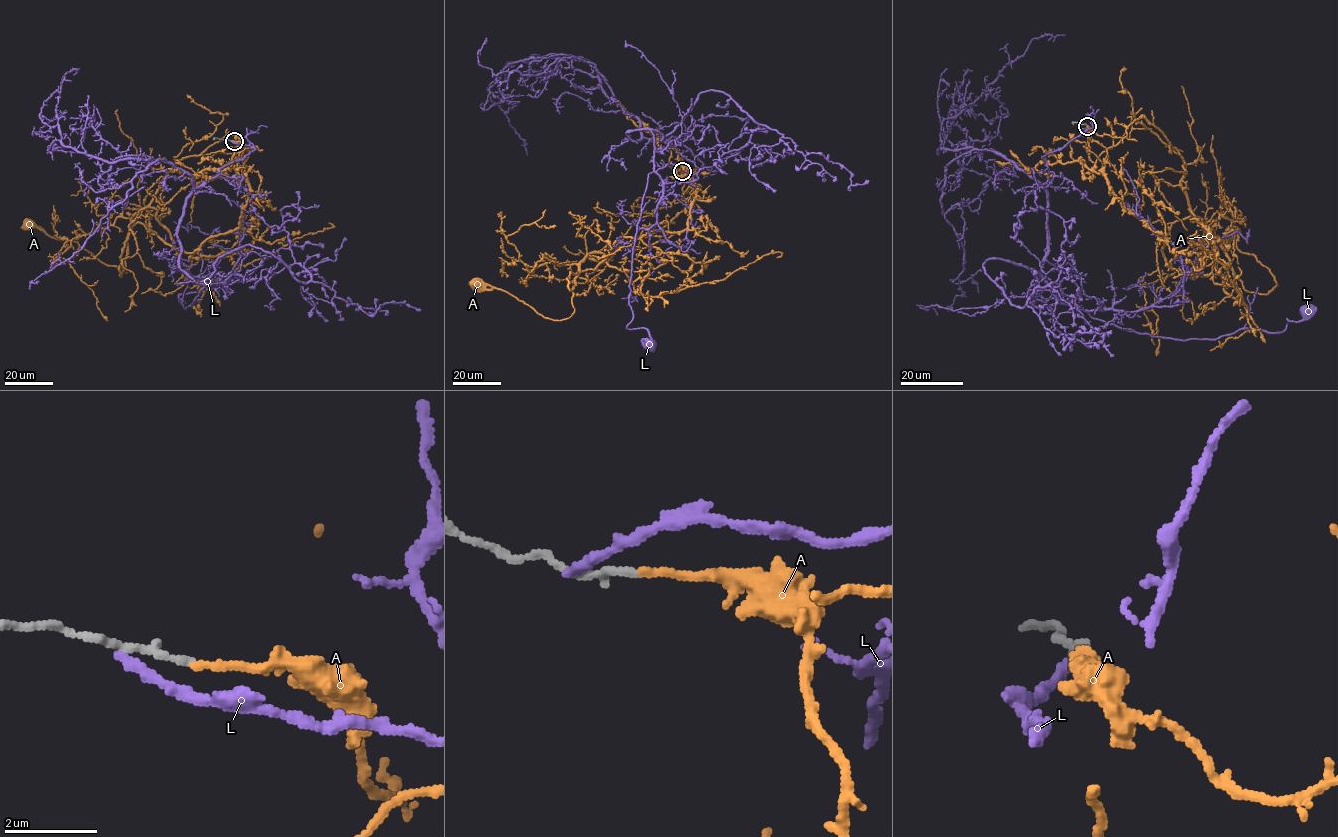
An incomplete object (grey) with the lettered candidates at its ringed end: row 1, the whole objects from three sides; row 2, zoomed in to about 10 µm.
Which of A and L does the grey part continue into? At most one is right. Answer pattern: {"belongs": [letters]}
{"belongs": ["A"]}

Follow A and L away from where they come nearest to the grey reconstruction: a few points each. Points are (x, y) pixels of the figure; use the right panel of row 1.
A: (1087, 126), (1123, 138), (1145, 117), (1162, 133), (1190, 210), (1242, 287), (1267, 294), (1273, 274), (1231, 233)
L: (1086, 126), (1042, 158), (1048, 253), (1033, 305), (1075, 303), (1183, 340), (1281, 332), (1310, 313)

